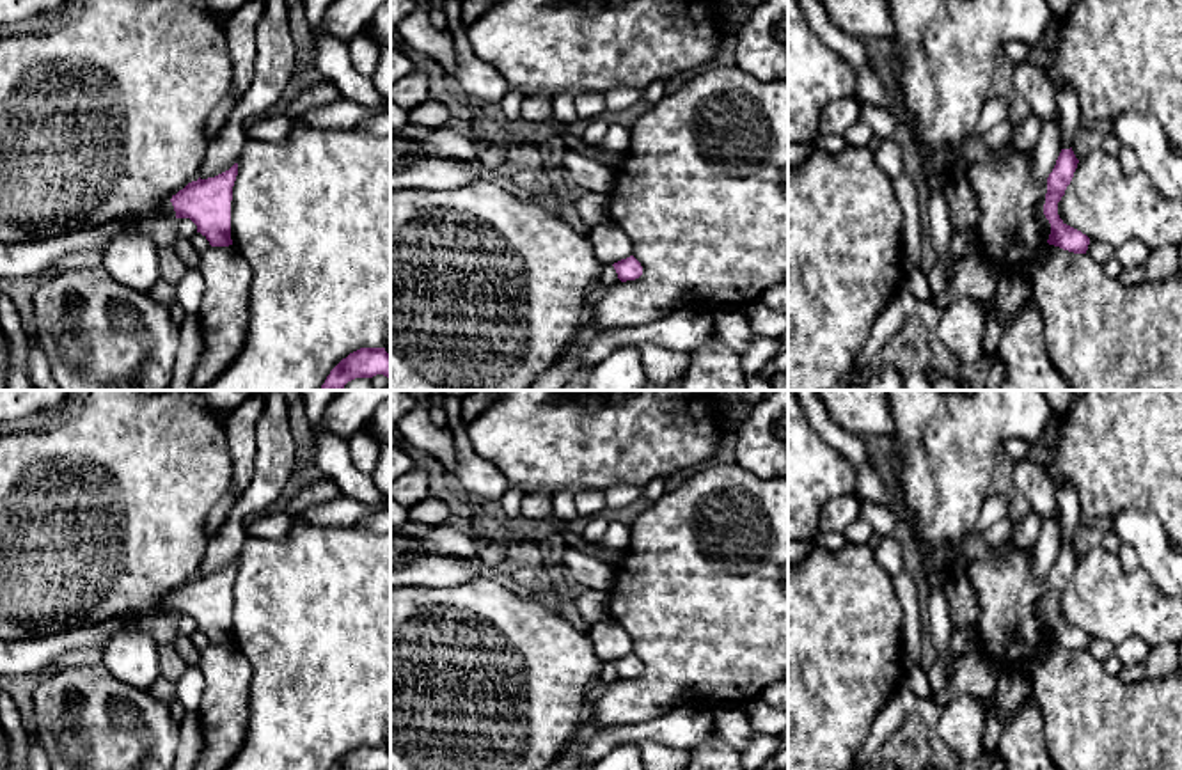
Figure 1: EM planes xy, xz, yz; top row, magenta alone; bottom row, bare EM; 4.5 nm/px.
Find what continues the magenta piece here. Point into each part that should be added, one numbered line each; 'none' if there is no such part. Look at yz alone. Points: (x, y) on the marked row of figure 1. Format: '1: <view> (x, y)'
none

